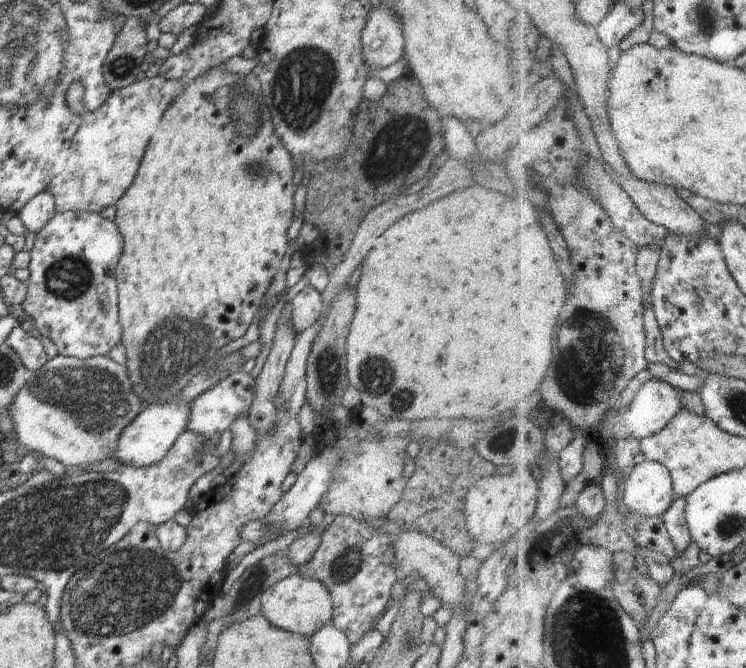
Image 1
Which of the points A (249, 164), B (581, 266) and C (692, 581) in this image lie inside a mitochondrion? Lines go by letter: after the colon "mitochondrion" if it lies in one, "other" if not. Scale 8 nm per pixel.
A: mitochondrion
B: other
C: other

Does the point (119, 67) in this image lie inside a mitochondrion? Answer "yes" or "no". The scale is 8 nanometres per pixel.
yes

